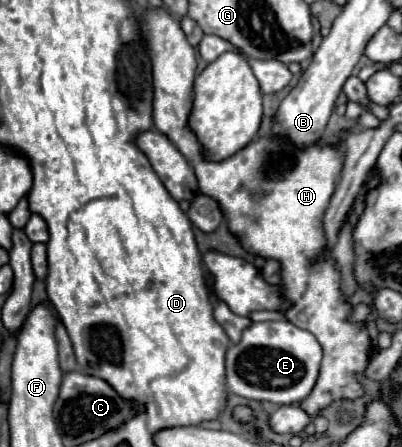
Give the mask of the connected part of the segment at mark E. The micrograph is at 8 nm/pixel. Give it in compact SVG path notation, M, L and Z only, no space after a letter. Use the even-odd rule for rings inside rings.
M287 320L255 322L243 332L241 342L227 350L227 388L233 394L251 400L275 404L301 402L311 394L317 382L321 356L321 344L311 332L297 328Z

